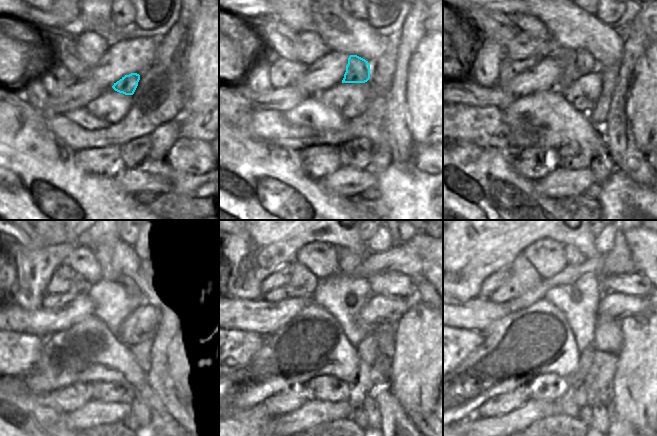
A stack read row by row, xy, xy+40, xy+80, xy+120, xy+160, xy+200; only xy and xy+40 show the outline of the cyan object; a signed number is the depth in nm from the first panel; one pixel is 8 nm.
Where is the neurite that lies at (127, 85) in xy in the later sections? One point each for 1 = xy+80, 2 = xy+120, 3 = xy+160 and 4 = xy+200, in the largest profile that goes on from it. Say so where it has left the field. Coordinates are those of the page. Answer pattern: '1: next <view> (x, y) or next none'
1: next xy+80 (577, 64)
2: next xy+120 (131, 281)
3: next xy+160 (348, 260)
4: next xy+200 (573, 257)

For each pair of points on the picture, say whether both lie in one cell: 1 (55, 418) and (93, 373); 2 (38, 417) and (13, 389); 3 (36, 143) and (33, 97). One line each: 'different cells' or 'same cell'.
1: different cells
2: same cell
3: different cells

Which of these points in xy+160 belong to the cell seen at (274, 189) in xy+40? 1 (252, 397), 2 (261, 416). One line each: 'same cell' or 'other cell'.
1: other cell
2: same cell

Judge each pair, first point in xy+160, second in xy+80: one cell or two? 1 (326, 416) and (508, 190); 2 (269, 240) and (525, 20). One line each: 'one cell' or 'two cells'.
1: two cells
2: two cells

